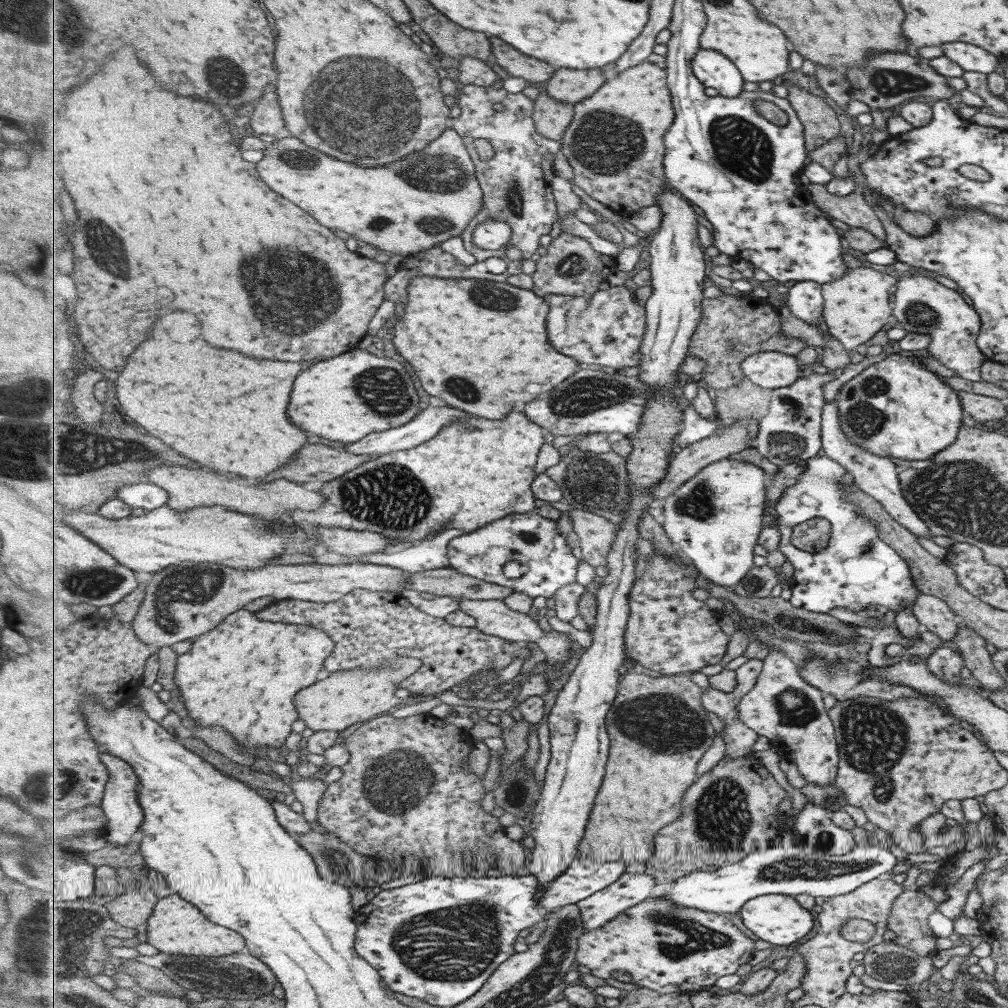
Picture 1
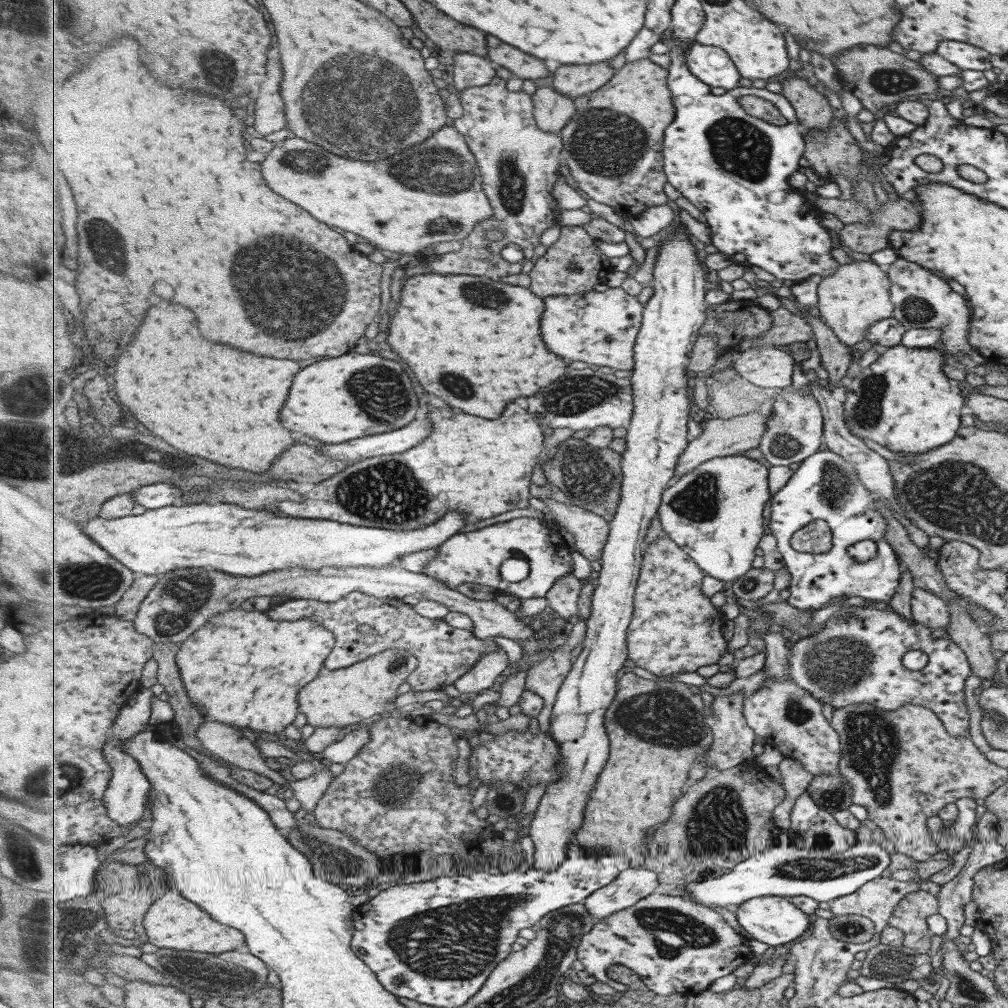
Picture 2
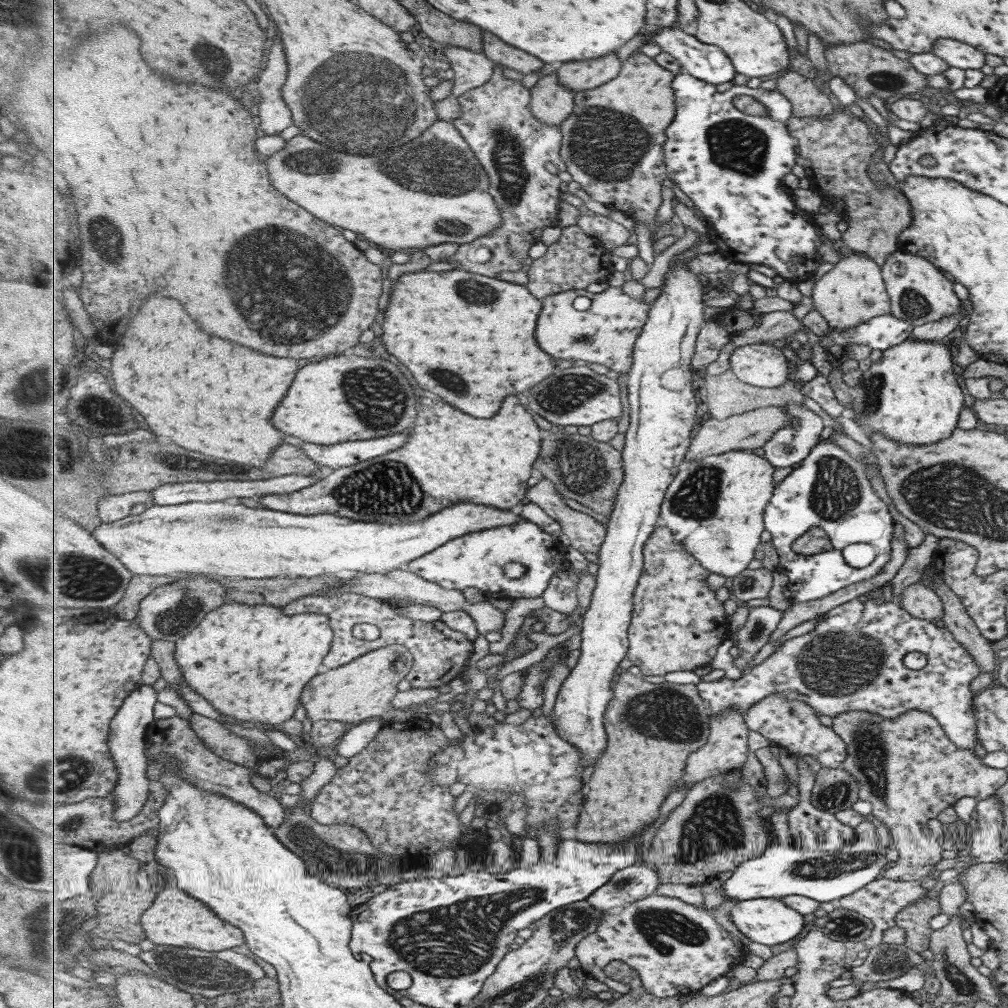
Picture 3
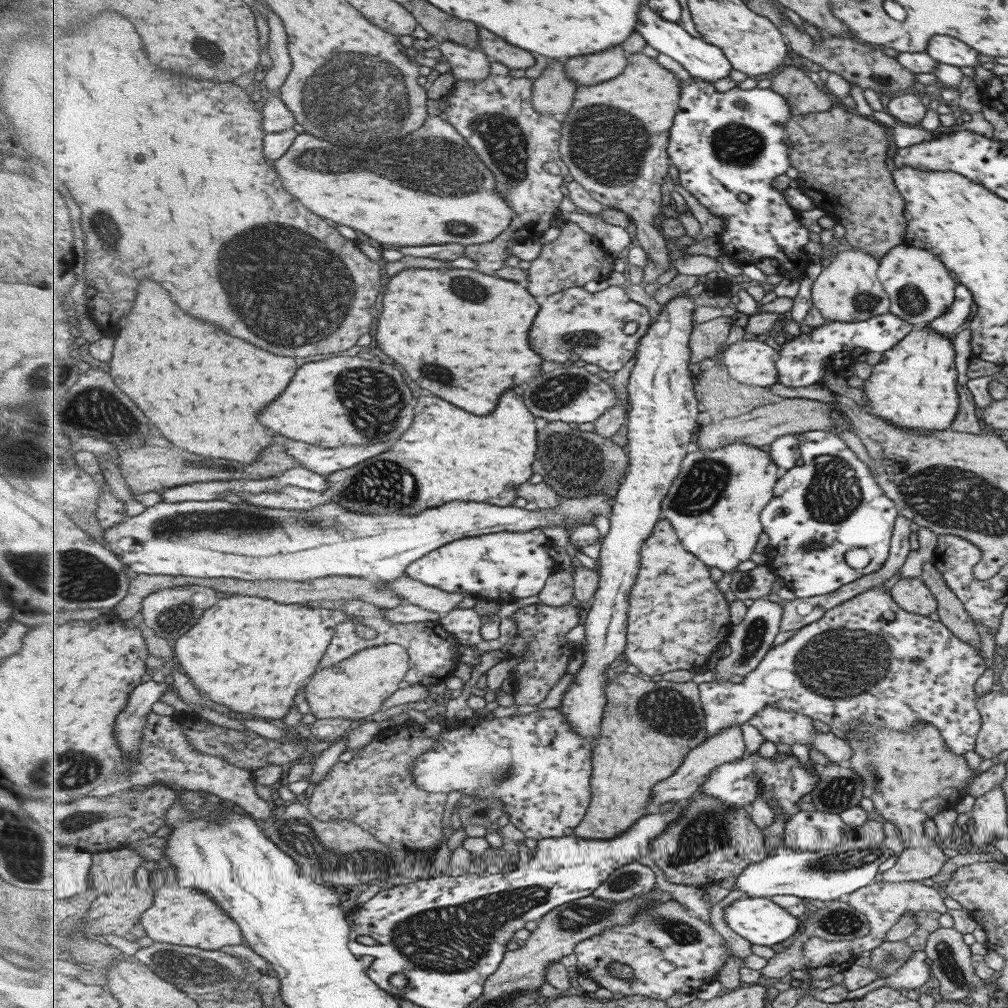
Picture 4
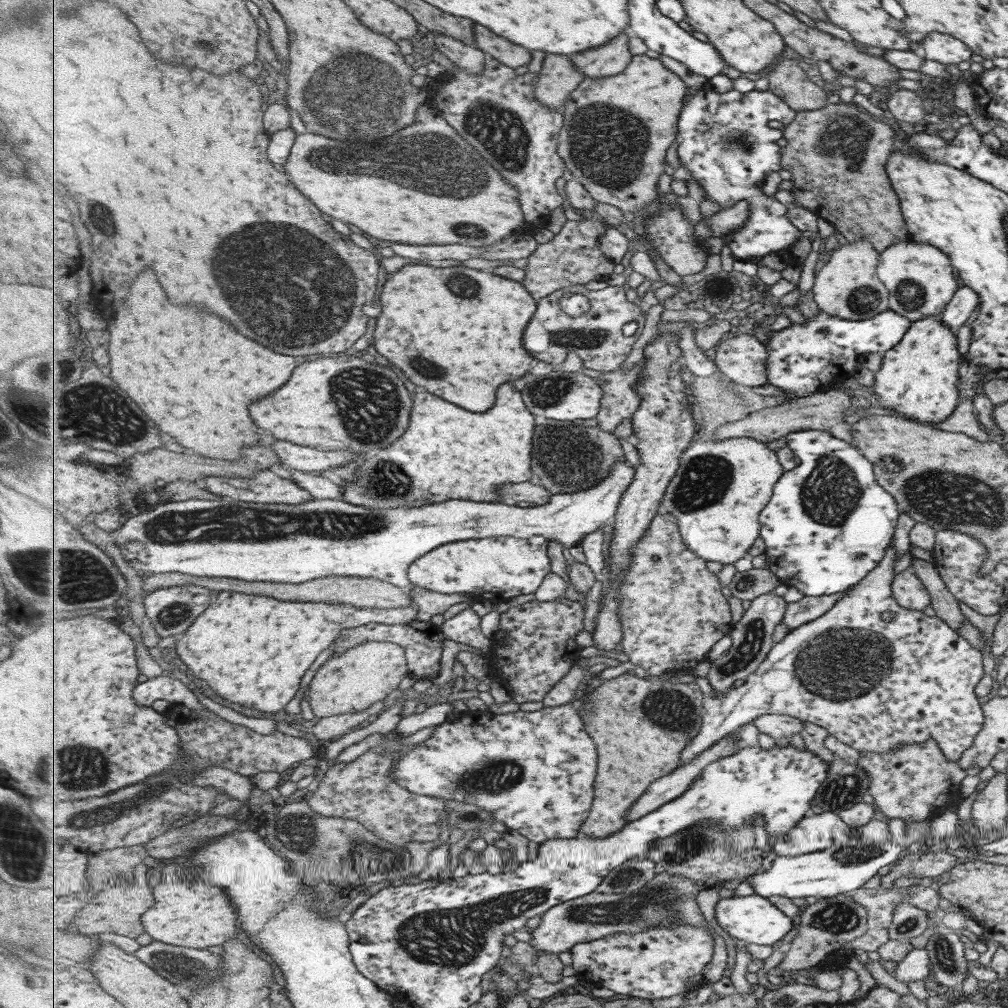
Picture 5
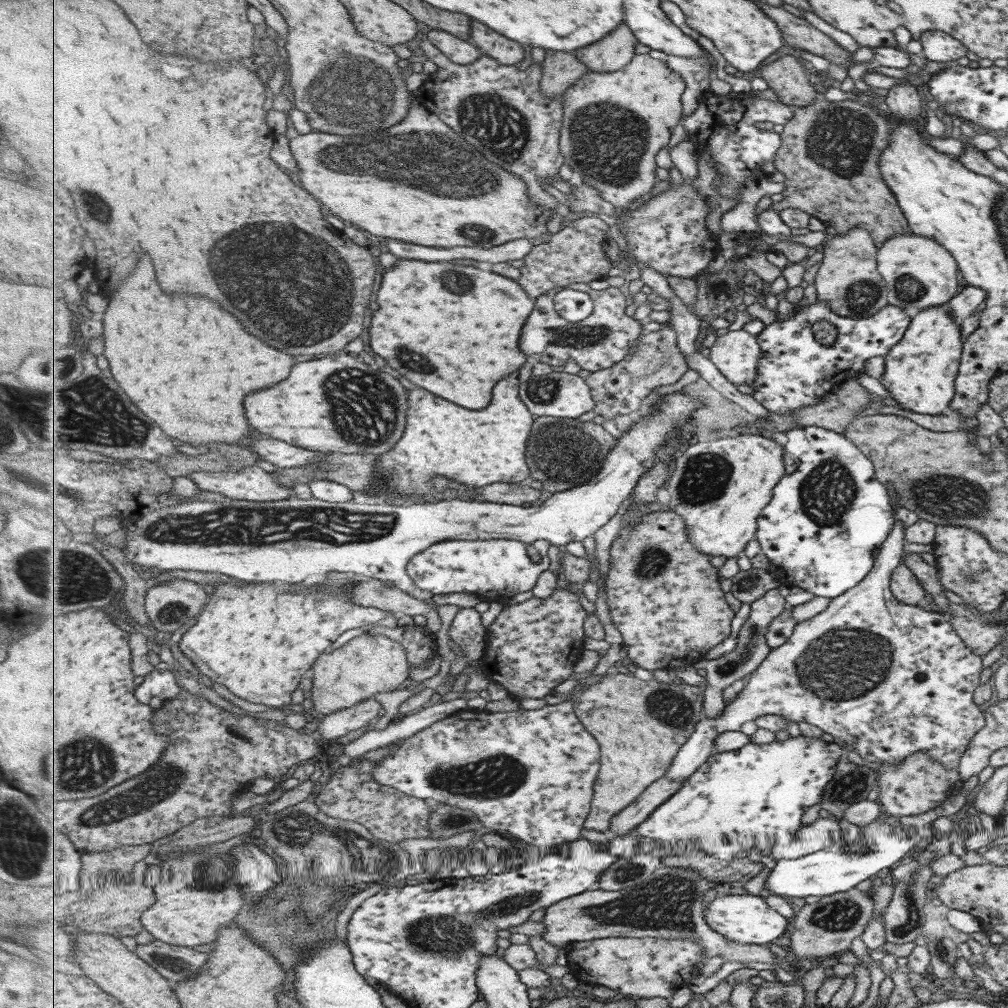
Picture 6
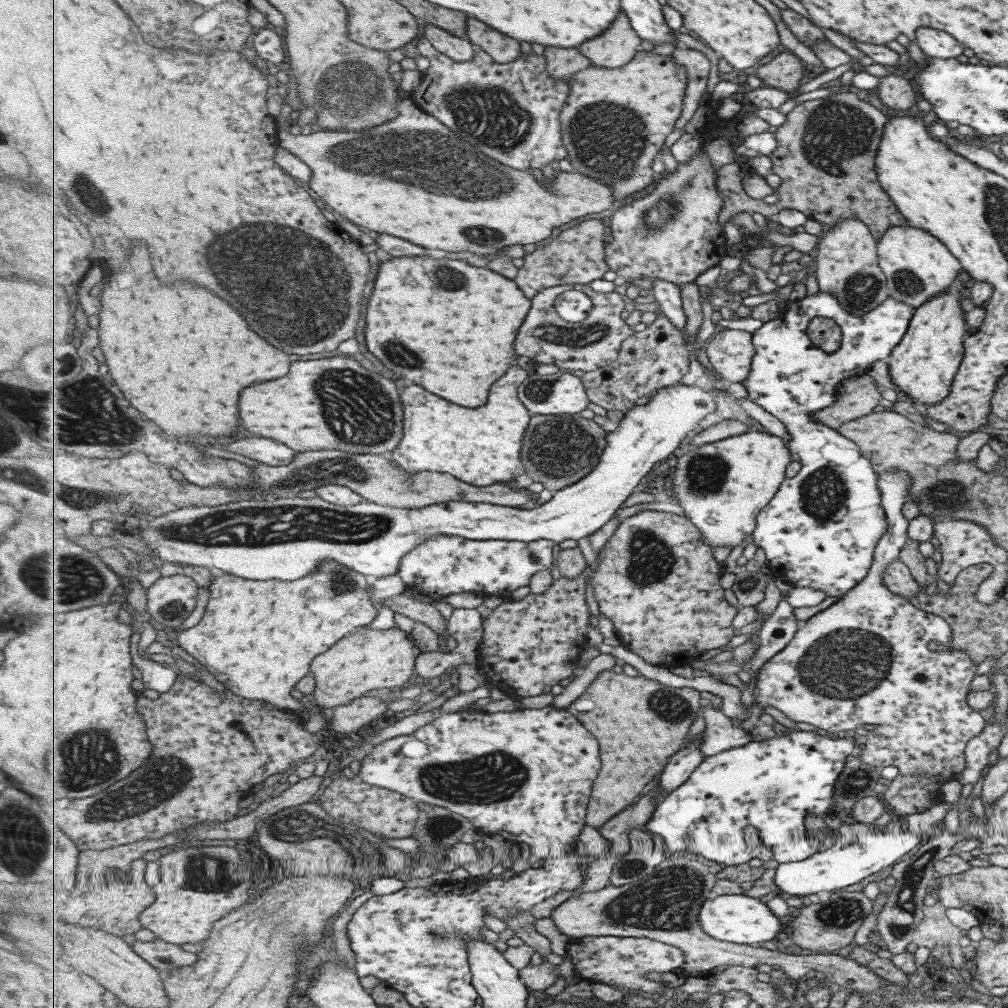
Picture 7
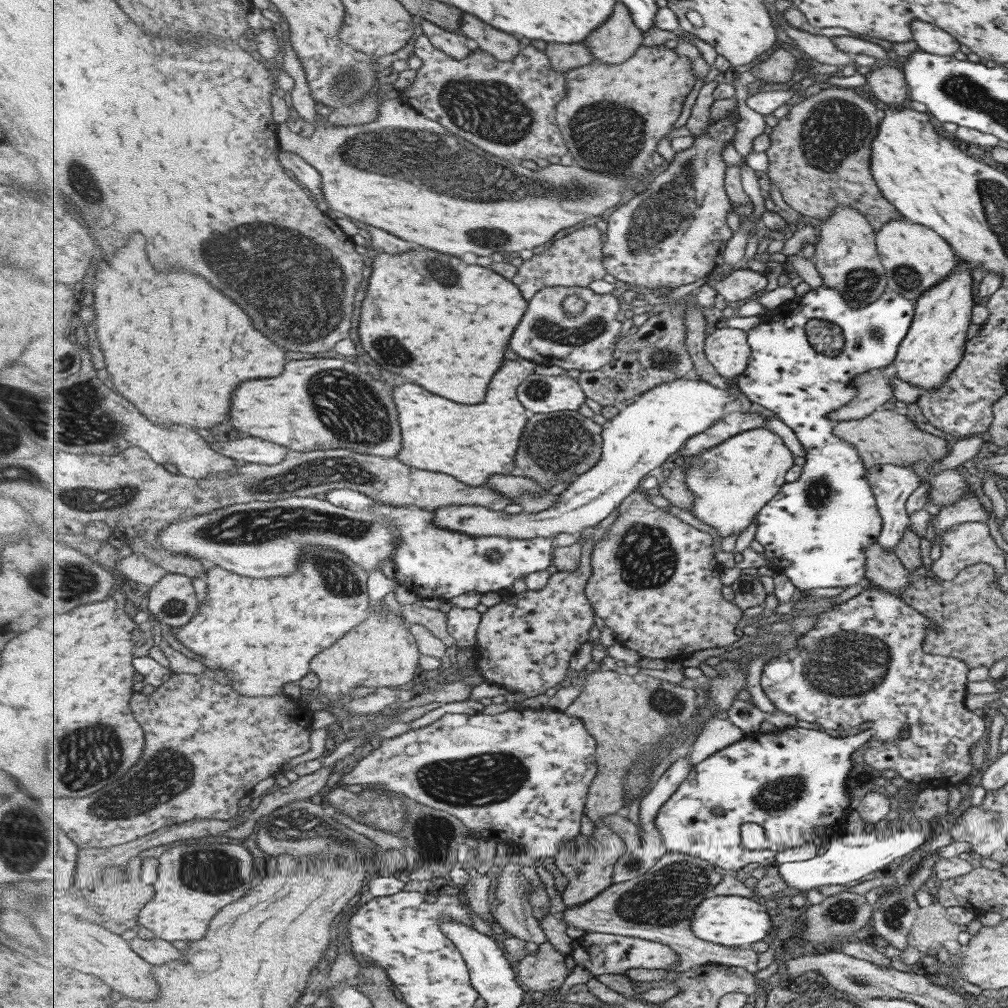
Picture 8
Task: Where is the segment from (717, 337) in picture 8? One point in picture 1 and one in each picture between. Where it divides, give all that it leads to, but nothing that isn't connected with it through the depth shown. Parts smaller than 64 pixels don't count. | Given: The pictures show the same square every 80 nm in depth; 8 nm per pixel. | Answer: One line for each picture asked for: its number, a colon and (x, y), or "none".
1: (772, 370)
2: (765, 366)
3: (762, 365)
4: (751, 361)
5: (743, 359)
6: (737, 354)
7: (732, 352)

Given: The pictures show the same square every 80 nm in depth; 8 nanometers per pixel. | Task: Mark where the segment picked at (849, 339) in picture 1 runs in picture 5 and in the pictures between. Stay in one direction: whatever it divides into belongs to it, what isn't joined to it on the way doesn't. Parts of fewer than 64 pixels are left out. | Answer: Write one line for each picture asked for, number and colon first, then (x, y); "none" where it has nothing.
2: (856, 294)
3: (853, 291)
4: (847, 290)
5: (846, 286)

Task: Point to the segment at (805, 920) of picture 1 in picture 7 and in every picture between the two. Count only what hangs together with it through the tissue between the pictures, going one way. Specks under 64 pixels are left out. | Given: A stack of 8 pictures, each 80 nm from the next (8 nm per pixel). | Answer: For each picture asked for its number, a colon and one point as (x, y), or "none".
2: (774, 920)
3: (769, 921)
4: (759, 920)
5: (752, 919)
6: (746, 918)
7: (740, 919)

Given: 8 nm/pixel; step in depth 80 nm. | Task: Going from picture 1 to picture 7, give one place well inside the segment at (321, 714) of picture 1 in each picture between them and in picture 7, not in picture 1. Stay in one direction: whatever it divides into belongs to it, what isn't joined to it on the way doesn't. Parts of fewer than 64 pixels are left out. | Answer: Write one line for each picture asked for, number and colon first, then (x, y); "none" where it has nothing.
2: (352, 696)
3: (353, 693)
4: (355, 688)
5: (371, 672)
6: (367, 665)
7: (367, 660)

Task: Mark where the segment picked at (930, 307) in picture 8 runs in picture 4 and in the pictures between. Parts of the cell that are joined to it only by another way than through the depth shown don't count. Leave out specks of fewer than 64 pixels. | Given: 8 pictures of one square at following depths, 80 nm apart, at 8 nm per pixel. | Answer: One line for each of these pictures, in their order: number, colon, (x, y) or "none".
4: (913, 386)
5: (917, 378)
6: (919, 371)
7: (922, 365)

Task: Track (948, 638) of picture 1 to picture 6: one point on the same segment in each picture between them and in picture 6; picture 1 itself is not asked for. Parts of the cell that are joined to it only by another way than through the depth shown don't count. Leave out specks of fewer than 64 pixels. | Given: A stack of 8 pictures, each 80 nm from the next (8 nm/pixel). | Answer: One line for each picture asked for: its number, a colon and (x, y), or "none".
2: (925, 607)
3: (919, 601)
4: (910, 594)
5: (907, 590)
6: (903, 585)

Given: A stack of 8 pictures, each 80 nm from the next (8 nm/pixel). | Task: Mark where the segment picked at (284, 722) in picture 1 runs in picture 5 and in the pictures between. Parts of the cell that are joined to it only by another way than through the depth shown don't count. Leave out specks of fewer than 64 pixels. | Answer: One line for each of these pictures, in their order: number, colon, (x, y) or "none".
2: (255, 682)
3: (254, 662)
4: (252, 654)
5: (252, 649)

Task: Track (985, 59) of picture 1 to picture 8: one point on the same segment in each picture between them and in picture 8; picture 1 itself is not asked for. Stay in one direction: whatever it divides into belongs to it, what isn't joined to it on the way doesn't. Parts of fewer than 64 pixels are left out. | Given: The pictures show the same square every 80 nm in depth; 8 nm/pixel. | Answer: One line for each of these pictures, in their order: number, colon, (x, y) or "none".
2: (964, 56)
3: (954, 53)
4: (944, 49)
5: (942, 48)
6: (936, 45)
7: (935, 44)
8: (929, 38)

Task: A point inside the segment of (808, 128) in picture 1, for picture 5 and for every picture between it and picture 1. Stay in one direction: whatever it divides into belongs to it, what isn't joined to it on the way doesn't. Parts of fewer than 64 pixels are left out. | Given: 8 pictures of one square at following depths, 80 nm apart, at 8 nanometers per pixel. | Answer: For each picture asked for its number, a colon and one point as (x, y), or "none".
2: (814, 112)
3: (808, 101)
4: (792, 82)
5: (794, 83)

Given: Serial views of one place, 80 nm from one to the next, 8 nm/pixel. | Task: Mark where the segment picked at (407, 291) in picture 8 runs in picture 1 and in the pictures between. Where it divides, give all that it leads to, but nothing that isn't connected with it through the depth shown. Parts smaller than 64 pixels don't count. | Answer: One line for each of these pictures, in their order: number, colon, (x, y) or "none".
1: (482, 345)
2: (476, 342)
3: (474, 352)
4: (464, 335)
5: (461, 346)
6: (453, 329)
7: (449, 326)

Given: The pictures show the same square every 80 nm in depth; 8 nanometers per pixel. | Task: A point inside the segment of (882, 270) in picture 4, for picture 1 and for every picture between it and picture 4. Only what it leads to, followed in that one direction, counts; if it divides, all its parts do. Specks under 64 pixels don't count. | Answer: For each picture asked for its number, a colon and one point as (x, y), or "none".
1: (920, 305)
2: (920, 299)
3: (918, 293)

